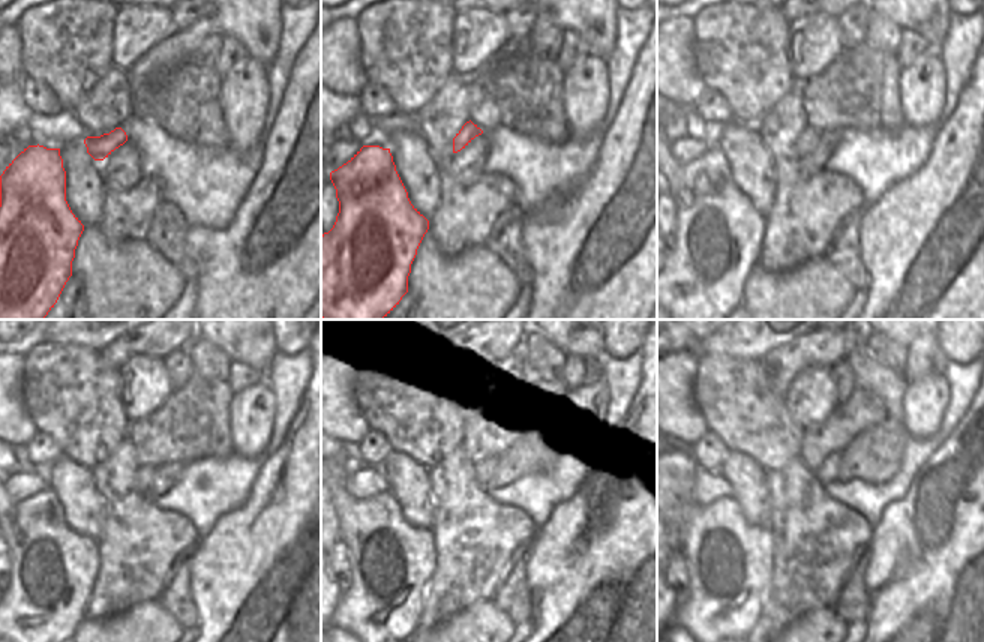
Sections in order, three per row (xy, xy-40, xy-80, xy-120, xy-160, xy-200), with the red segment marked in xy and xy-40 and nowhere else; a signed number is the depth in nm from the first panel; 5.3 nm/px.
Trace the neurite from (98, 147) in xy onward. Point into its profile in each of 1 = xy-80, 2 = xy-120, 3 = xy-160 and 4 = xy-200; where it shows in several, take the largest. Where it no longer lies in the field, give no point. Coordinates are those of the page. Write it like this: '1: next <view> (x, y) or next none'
1: next xy-80 (809, 138)
2: next xy-120 (143, 479)
3: next xy-160 (482, 470)
4: next xy-200 (819, 473)

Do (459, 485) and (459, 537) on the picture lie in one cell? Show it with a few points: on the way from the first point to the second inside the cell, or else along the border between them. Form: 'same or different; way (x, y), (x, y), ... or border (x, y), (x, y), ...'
same; way (459, 498), (459, 524)

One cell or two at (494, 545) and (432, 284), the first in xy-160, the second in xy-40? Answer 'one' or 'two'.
two

